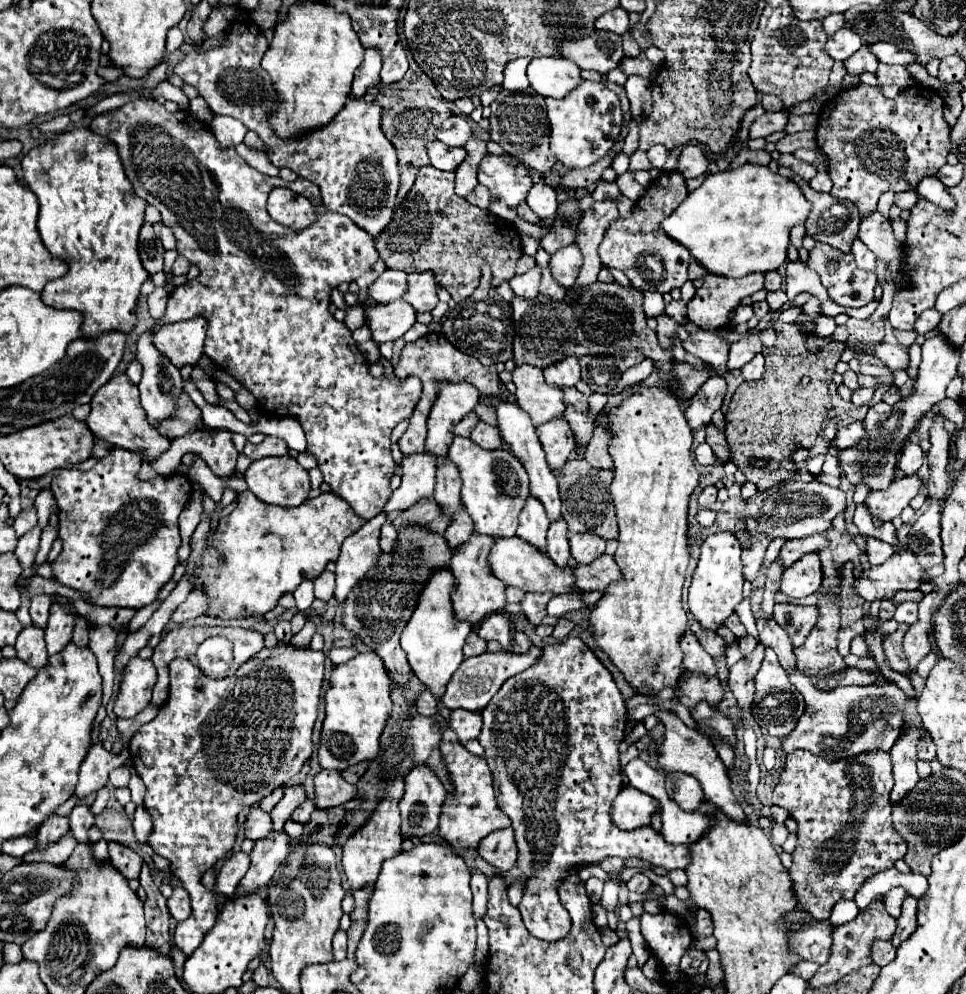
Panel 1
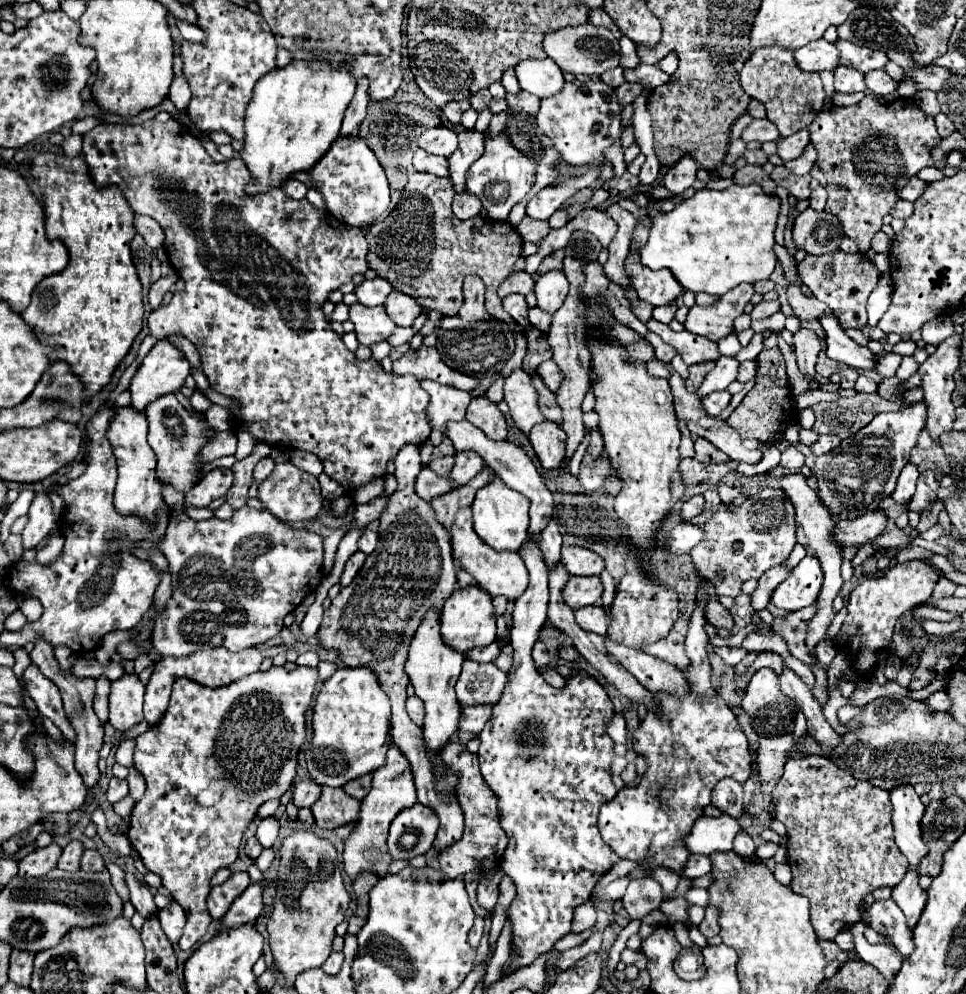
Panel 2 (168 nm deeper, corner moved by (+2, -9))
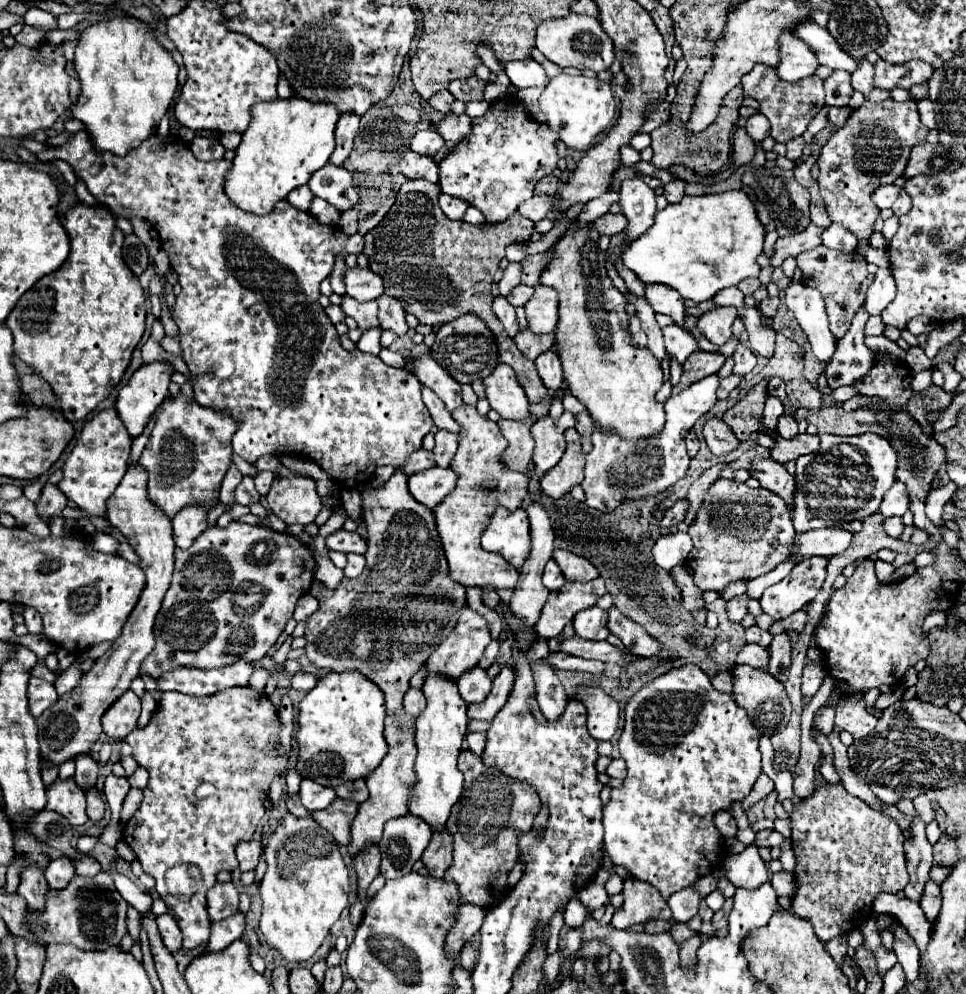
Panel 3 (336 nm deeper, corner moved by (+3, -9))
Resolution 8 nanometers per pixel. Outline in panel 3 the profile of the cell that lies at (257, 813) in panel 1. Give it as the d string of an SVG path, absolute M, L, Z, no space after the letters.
M247 840L237 844L237 860L239 860L239 868L243 872L247 870L255 870L257 862L259 862L259 854L263 850L263 844L259 840Z

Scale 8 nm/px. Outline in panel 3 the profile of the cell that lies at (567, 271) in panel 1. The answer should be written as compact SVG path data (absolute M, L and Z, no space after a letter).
M539 284L535 288L533 298L525 304L529 328L535 334L545 334L553 332L559 322L559 300L557 300L557 290L551 290L549 286Z

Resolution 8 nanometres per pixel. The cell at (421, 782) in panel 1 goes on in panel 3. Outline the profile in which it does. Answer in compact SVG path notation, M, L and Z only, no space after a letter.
M407 814L389 820L379 842L381 874L385 878L399 878L401 874L407 874L429 846L429 838L431 828L423 818Z

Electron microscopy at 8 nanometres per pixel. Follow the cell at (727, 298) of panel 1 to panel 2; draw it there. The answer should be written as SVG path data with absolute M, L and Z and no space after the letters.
M740 284L738 288L720 296L712 306L692 306L684 322L686 330L698 336L704 336L712 342L718 342L734 332L734 320L744 312L744 306L750 302L754 288L750 284Z

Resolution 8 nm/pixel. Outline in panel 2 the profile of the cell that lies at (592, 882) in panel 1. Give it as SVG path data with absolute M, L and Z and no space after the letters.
M584 902L582 906L576 908L574 912L574 920L572 920L572 932L580 934L588 928L592 928L596 922L596 908L592 906L592 902Z

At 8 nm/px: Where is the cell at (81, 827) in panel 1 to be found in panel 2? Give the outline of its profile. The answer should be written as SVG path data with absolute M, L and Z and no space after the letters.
M68 842L68 846L64 848L64 852L58 860L58 868L68 870L68 872L76 872L80 868L82 852L84 852L84 848L82 848L80 842Z

